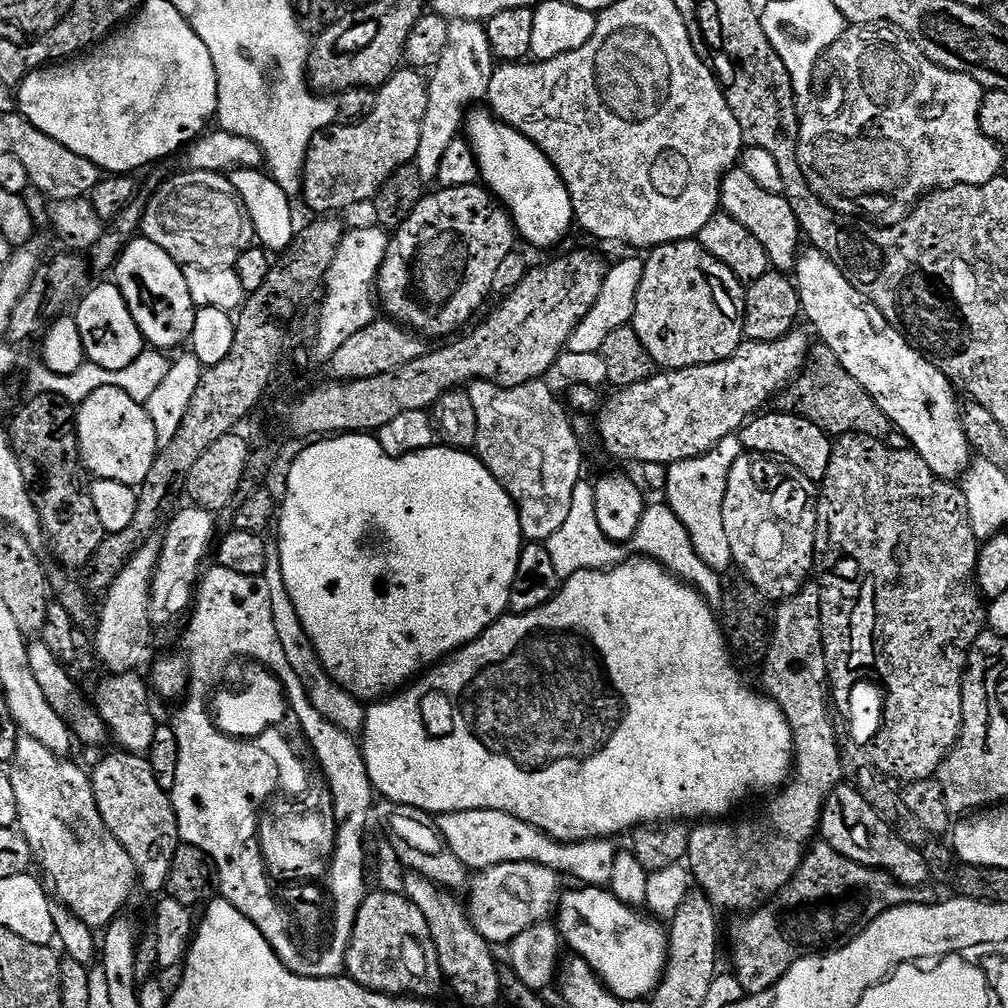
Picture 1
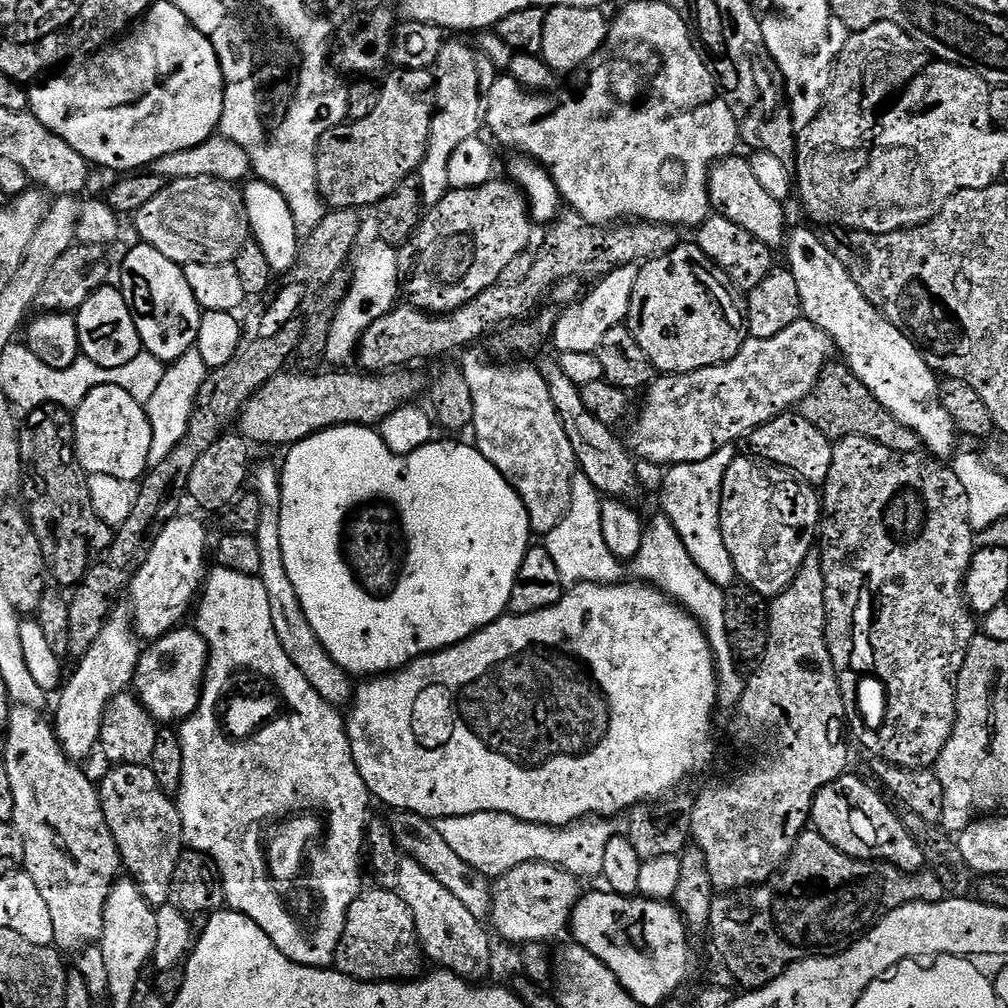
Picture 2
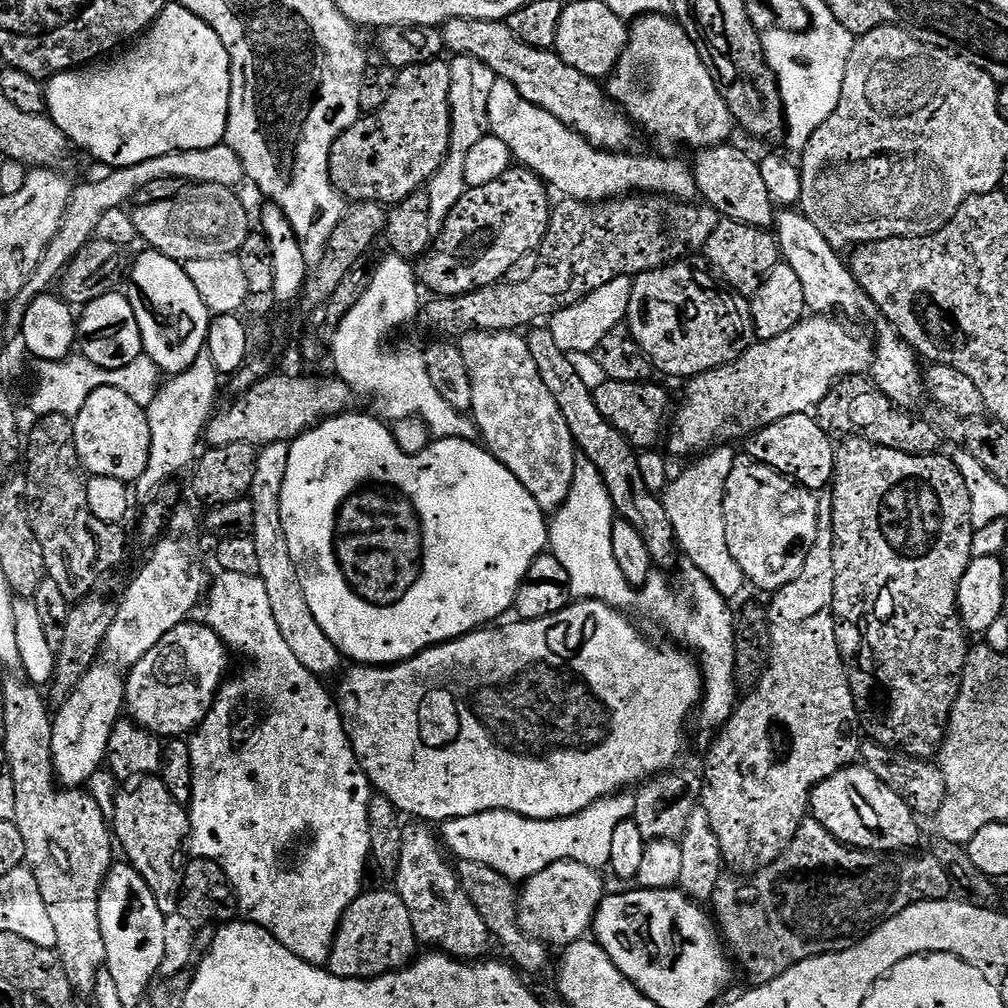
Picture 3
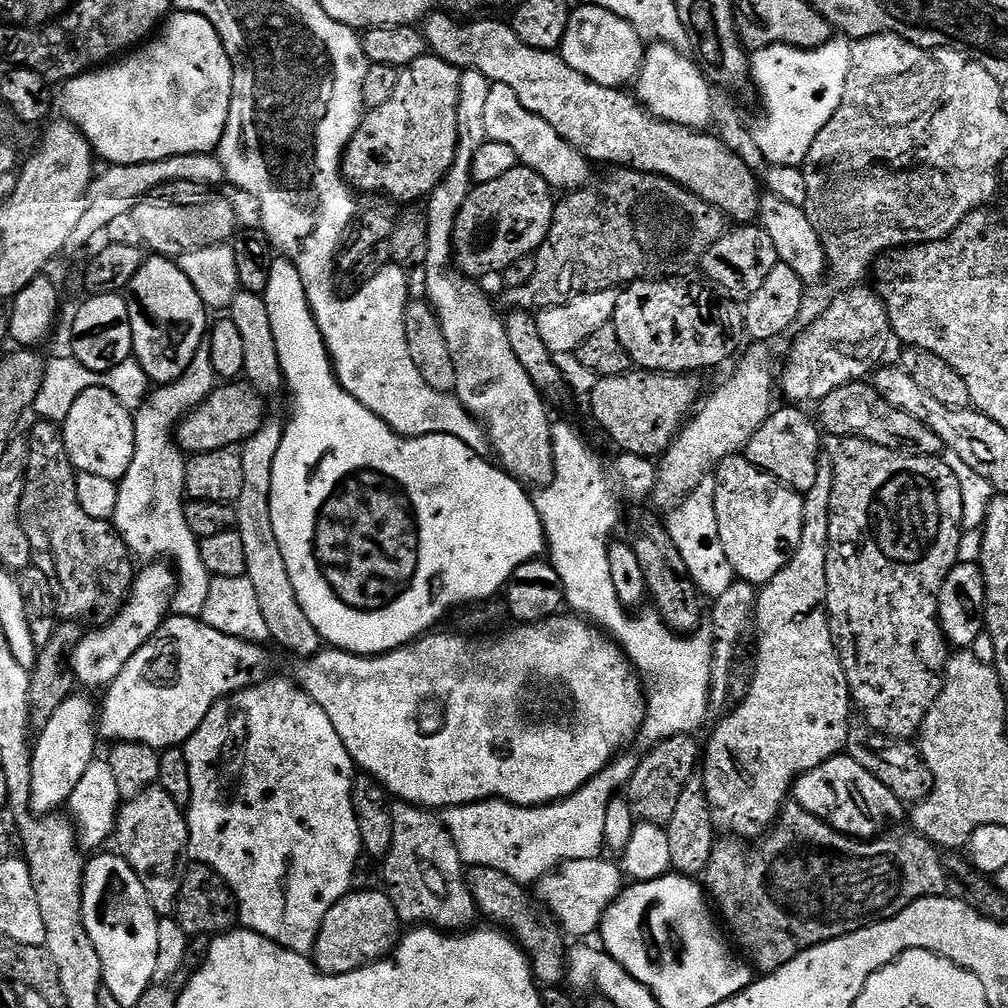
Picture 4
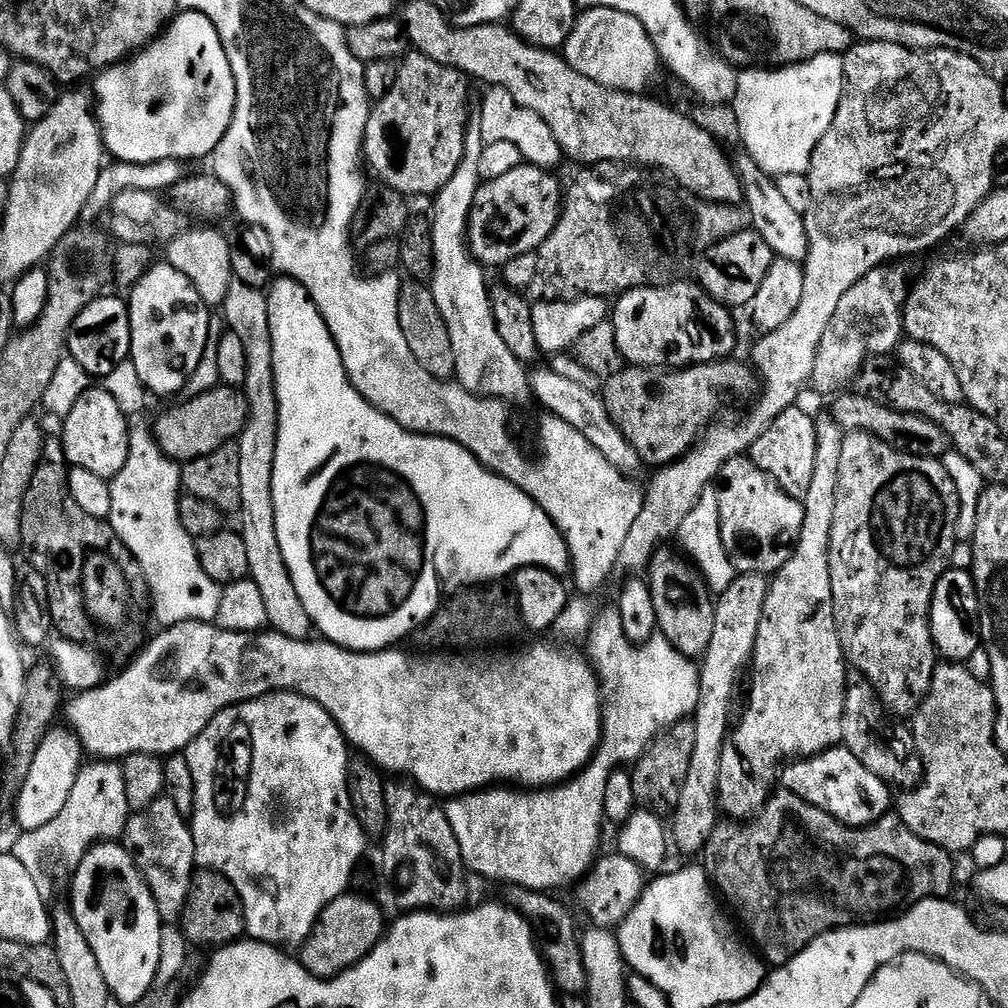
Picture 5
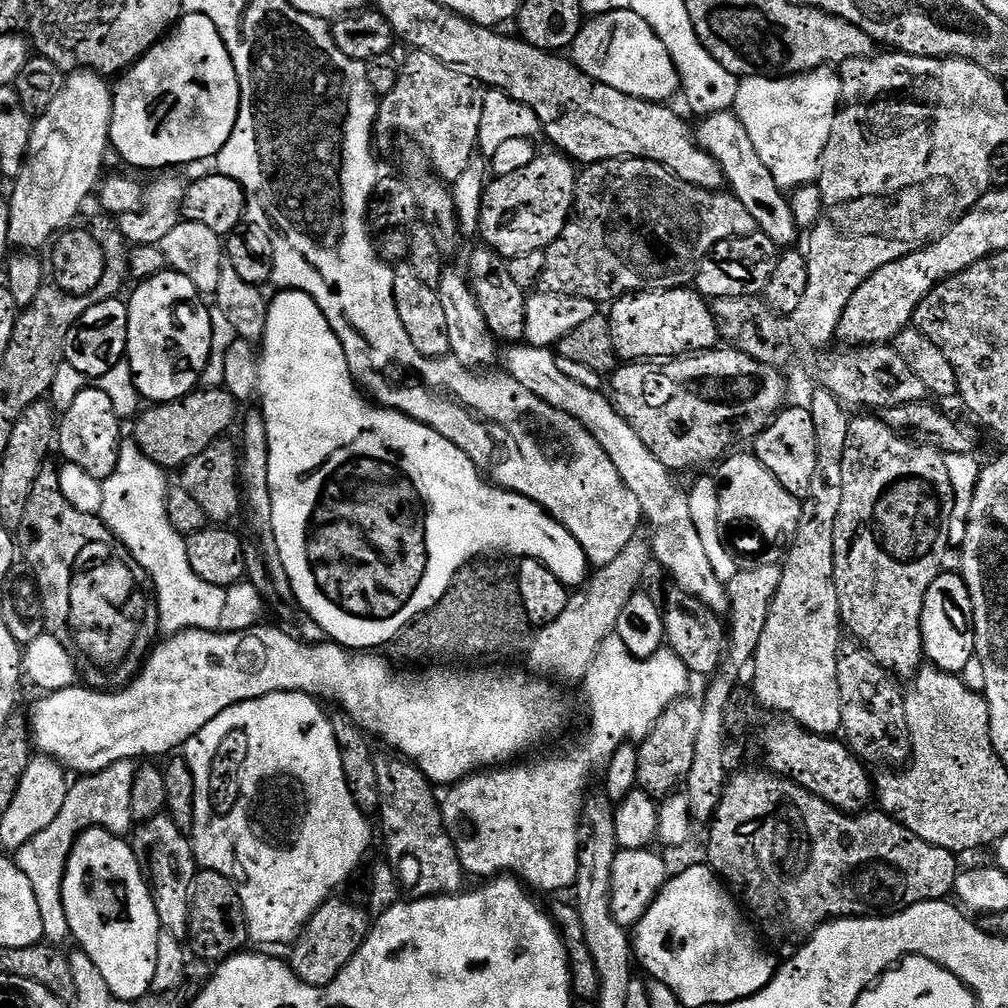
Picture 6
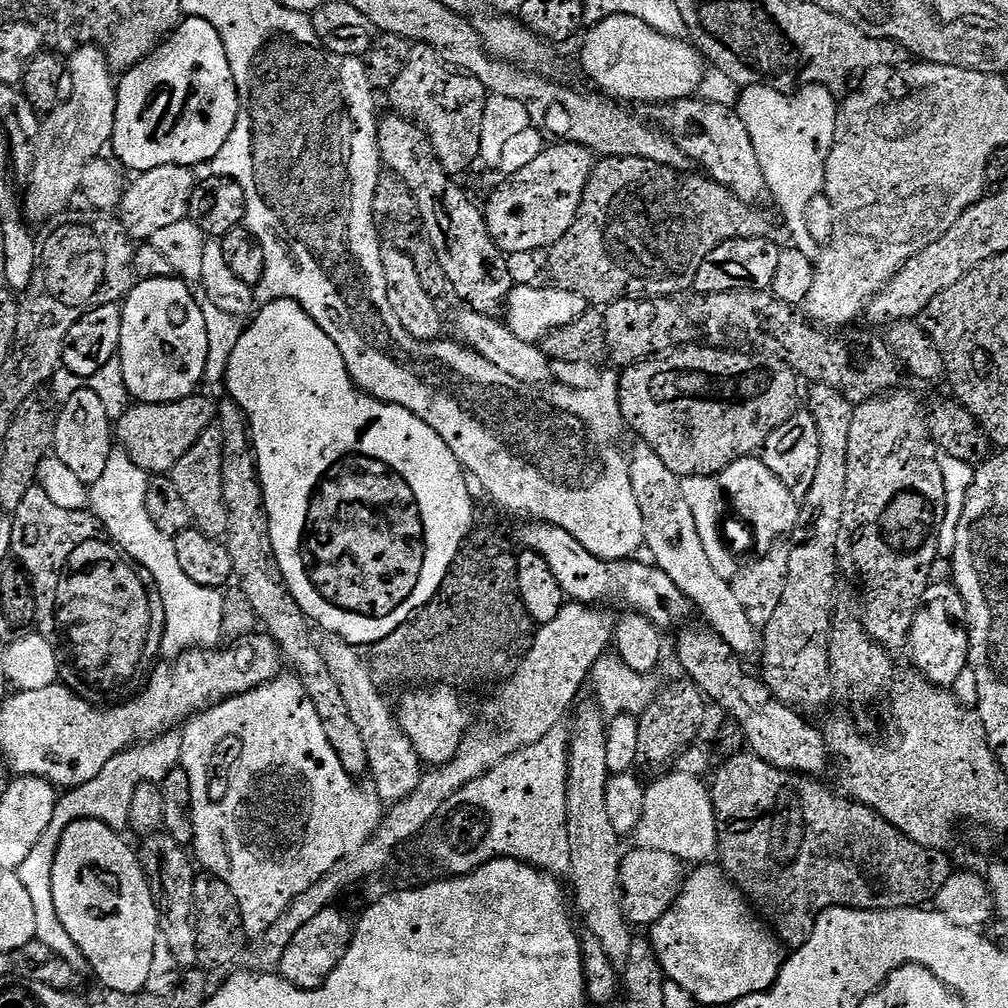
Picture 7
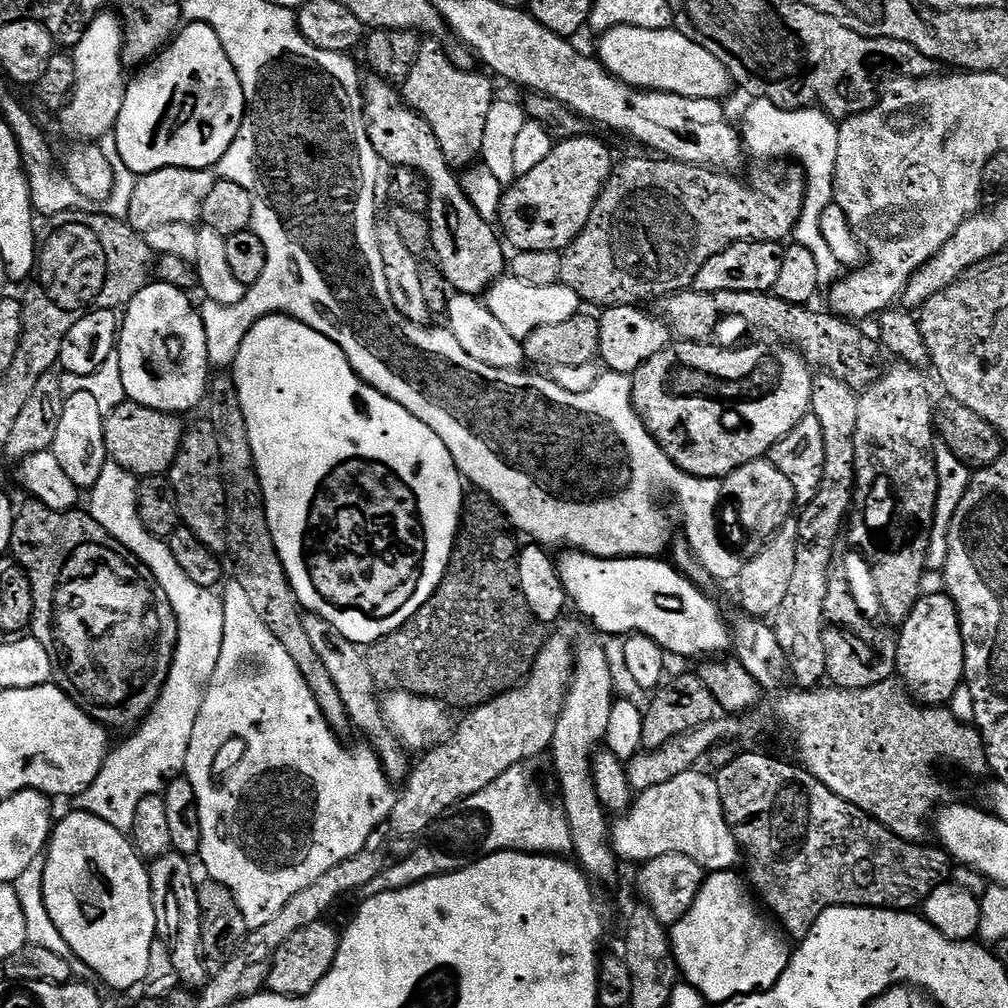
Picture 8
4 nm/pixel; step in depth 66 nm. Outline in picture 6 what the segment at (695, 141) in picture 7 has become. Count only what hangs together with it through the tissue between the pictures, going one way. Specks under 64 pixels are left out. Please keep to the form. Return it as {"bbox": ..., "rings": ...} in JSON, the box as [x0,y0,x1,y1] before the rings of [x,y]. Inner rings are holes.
{"bbox":[694,111,798,246],"rings":[[[735,111],[706,116],[699,123],[694,128],[696,143],[706,154],[710,154],[710,158],[714,158],[714,162],[718,162],[731,195],[736,196],[742,206],[746,206],[746,211],[750,213],[750,218],[754,218],[757,229],[777,246],[795,245],[792,243],[796,240],[798,229],[789,197],[785,189],[780,188],[778,182],[774,182],[774,174],[770,174],[766,162],[762,162],[754,142],[750,142],[750,134],[746,134],[746,126],[742,126]]]}

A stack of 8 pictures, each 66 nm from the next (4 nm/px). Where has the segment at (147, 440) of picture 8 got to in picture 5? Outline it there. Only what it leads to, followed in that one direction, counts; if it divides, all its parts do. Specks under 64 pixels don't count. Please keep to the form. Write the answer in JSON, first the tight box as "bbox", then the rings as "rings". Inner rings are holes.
{"bbox":[154,386,248,462],"rings":[[[219,386],[188,400],[185,404],[176,404],[169,412],[164,412],[154,423],[154,435],[158,446],[166,456],[177,462],[197,460],[206,454],[214,454],[224,444],[235,441],[248,421],[248,400],[243,391],[236,386]]]}

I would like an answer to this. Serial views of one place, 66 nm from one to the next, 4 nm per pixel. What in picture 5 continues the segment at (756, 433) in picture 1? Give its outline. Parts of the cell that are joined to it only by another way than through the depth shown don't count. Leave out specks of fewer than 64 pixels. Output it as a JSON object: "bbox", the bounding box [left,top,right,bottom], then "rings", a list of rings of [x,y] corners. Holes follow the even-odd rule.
{"bbox":[750,406,816,502],"rings":[[[800,406],[787,408],[773,424],[768,427],[766,434],[754,442],[750,458],[765,472],[786,494],[795,500],[803,502],[806,494],[810,494],[810,477],[814,474],[814,446],[816,445],[815,419],[800,409]]]}

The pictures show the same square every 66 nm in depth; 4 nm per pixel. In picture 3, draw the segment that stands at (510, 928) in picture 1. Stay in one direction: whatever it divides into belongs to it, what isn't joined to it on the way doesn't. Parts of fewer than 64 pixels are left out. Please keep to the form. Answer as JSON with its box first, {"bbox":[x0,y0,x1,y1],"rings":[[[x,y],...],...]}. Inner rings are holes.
{"bbox":[518,860,606,950],"rings":[[[559,860],[554,862],[550,866],[546,866],[542,871],[535,873],[532,876],[529,876],[526,880],[523,881],[522,887],[524,889],[519,889],[518,892],[518,921],[520,923],[520,929],[524,931],[528,936],[531,936],[533,940],[540,940],[542,943],[551,946],[553,949],[560,950],[564,948],[565,945],[575,942],[575,940],[585,939],[587,930],[590,928],[590,921],[593,919],[596,909],[599,907],[600,901],[604,899],[606,895],[606,889],[604,889],[604,884],[600,881],[601,873],[595,868],[587,868],[585,864],[579,864],[573,860]]]}

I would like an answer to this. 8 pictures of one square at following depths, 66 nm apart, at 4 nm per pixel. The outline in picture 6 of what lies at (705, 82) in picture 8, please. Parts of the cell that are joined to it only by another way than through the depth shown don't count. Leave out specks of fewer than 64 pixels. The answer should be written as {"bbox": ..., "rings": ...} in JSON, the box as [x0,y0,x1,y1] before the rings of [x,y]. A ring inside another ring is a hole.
{"bbox":[570,10,681,102],"rings":[[[614,10],[613,12],[603,12],[601,16],[593,16],[585,19],[580,28],[578,38],[574,38],[570,49],[570,59],[577,68],[590,78],[602,82],[606,86],[614,86],[622,94],[630,94],[639,100],[650,100],[653,102],[671,101],[671,96],[681,91],[680,75],[676,69],[676,63],[670,58],[670,50],[654,34],[654,30],[638,14],[630,10]]]}

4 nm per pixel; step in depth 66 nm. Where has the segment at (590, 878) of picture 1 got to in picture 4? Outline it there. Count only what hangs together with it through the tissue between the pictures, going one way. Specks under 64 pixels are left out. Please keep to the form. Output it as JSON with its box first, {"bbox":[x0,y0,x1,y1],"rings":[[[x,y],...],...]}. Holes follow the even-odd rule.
{"bbox":[450,751,641,886],"rings":[[[625,751],[623,754],[617,755],[616,759],[604,767],[596,777],[594,777],[586,786],[582,786],[574,794],[570,794],[564,800],[555,800],[553,804],[546,804],[538,808],[523,808],[517,804],[509,804],[506,800],[479,800],[476,804],[463,804],[457,808],[451,809],[450,816],[450,831],[454,842],[460,847],[460,858],[464,861],[465,865],[475,866],[477,868],[493,868],[494,870],[502,870],[502,874],[510,874],[510,878],[514,878],[519,884],[525,886],[535,885],[543,876],[547,876],[549,872],[560,867],[561,864],[566,862],[574,862],[575,860],[594,860],[601,855],[600,851],[605,851],[606,845],[604,843],[604,835],[606,834],[606,814],[610,802],[617,795],[616,788],[620,790],[627,789],[630,778],[634,774],[634,770],[640,765],[641,757],[637,752]]]}

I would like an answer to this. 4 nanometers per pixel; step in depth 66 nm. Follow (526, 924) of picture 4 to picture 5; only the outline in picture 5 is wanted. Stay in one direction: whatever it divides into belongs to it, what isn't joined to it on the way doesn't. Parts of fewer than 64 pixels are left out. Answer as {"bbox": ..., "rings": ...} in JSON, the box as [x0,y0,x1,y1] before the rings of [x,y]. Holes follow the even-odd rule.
{"bbox":[503,884,588,997],"rings":[[[517,884],[505,887],[503,890],[505,891],[503,899],[508,907],[521,912],[539,937],[538,947],[543,955],[544,963],[548,966],[555,991],[565,996],[583,997],[588,991],[588,979],[580,945],[582,932],[579,927],[576,929],[576,920],[572,917],[571,910],[562,901],[555,900],[552,897],[555,895],[551,891],[535,892]]]}

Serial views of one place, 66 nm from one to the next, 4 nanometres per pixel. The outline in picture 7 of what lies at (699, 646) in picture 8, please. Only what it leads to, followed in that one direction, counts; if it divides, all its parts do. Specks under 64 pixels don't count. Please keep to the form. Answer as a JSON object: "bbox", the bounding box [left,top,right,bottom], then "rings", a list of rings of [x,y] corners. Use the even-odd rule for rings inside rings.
{"bbox":[527,526,693,630],"rings":[[[532,526],[528,532],[527,547],[533,552],[542,554],[554,570],[554,578],[558,578],[558,586],[562,586],[565,597],[569,601],[577,604],[599,605],[600,600],[607,596],[617,596],[620,600],[628,603],[627,607],[633,612],[641,612],[643,616],[648,616],[650,622],[654,622],[657,628],[667,630],[675,624],[680,624],[688,615],[693,615],[692,603],[666,578],[666,574],[660,568],[651,563],[635,564],[637,561],[632,558],[609,561],[590,554],[578,538],[574,538],[566,530],[553,528],[551,526]]]}

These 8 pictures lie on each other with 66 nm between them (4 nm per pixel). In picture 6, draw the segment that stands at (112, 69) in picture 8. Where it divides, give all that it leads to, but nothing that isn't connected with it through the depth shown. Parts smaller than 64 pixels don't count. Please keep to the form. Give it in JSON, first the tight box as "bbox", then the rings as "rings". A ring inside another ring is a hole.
{"bbox":[9,72,114,250],"rings":[[[98,72],[71,73],[46,112],[35,117],[28,160],[20,170],[20,177],[11,185],[9,245],[16,247],[17,244],[20,250],[40,250],[36,248],[44,243],[45,247],[81,215],[80,207],[91,192],[93,195],[97,191],[102,180],[100,171],[104,168],[104,155],[110,152],[114,92],[108,84]]]}

